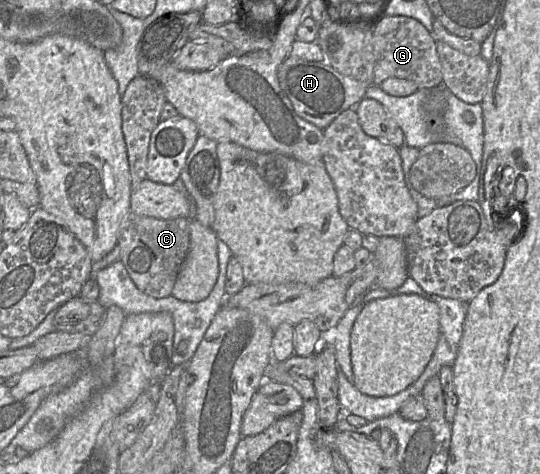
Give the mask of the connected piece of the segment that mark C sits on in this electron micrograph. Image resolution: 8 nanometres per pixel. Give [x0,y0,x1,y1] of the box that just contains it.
[117,212,190,298]

